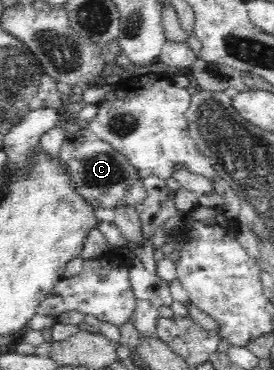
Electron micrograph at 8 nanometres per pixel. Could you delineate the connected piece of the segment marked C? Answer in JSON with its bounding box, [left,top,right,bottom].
[58,129,147,209]

